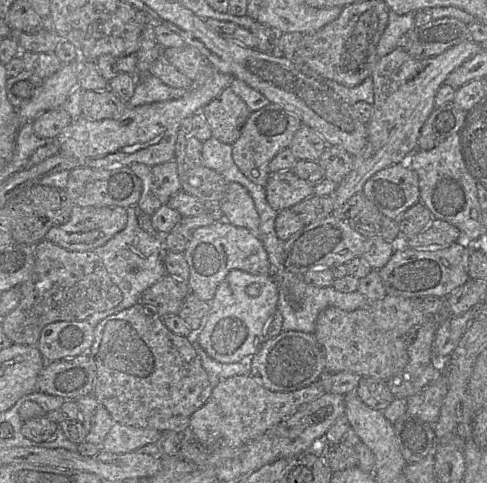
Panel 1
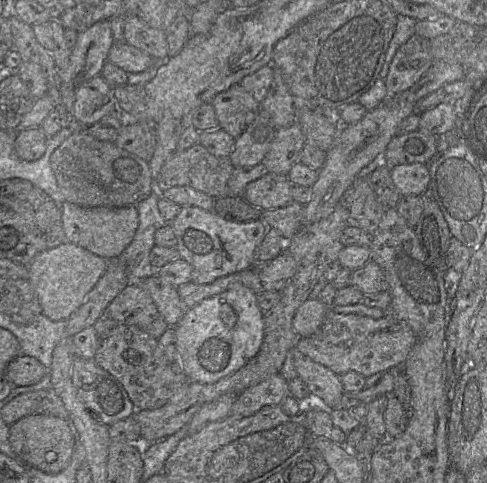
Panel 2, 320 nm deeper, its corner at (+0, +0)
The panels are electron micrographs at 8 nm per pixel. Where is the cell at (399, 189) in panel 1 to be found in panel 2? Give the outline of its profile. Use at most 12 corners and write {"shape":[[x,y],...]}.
{"shape":[[428,164],[391,167],[401,194],[421,196],[428,188]]}

